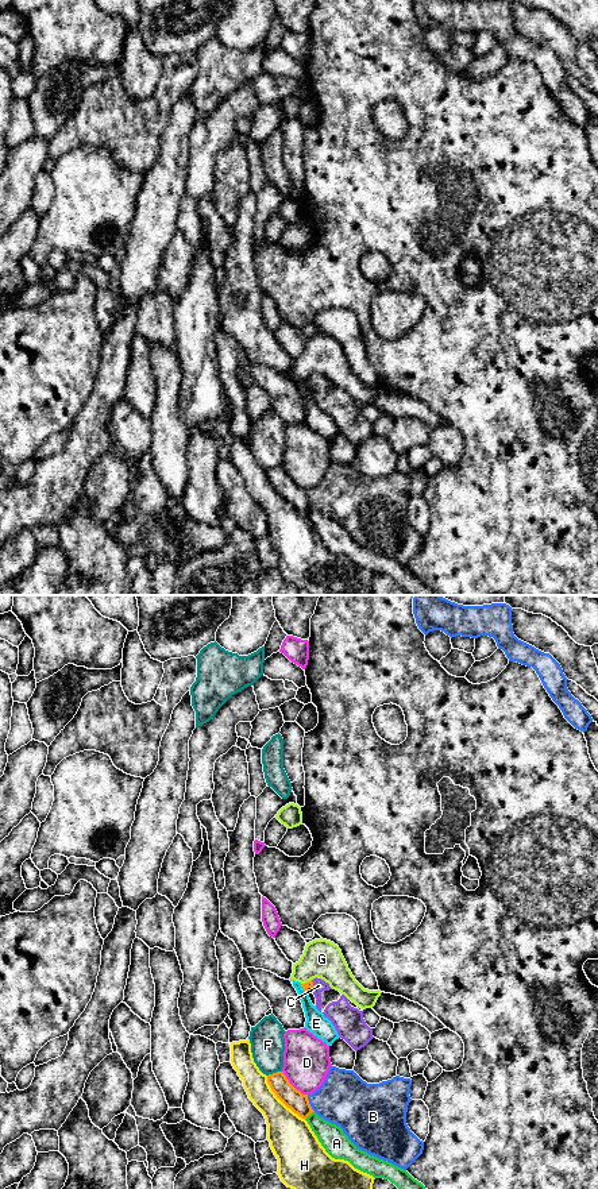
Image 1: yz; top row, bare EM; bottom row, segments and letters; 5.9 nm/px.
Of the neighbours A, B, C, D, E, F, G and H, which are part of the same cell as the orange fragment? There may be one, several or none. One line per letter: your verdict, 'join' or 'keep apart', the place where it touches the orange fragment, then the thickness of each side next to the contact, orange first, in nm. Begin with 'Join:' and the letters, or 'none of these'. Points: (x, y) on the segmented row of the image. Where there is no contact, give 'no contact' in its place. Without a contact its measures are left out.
Join: C
A: keep apart | yz (309, 1114) | 120/160 nm
B: keep apart | yz (308, 1103) | 120/320 nm
C: join | yz (312, 984) | 50/80 nm
D: keep apart | yz (292, 1085) | 120/280 nm
E: keep apart | yz (303, 988) | 50/130 nm
F: keep apart | yz (274, 1073) | 120/200 nm
G: keep apart | yz (305, 983) | 50/240 nm
H: keep apart | yz (281, 1100) | 120/260 nm

